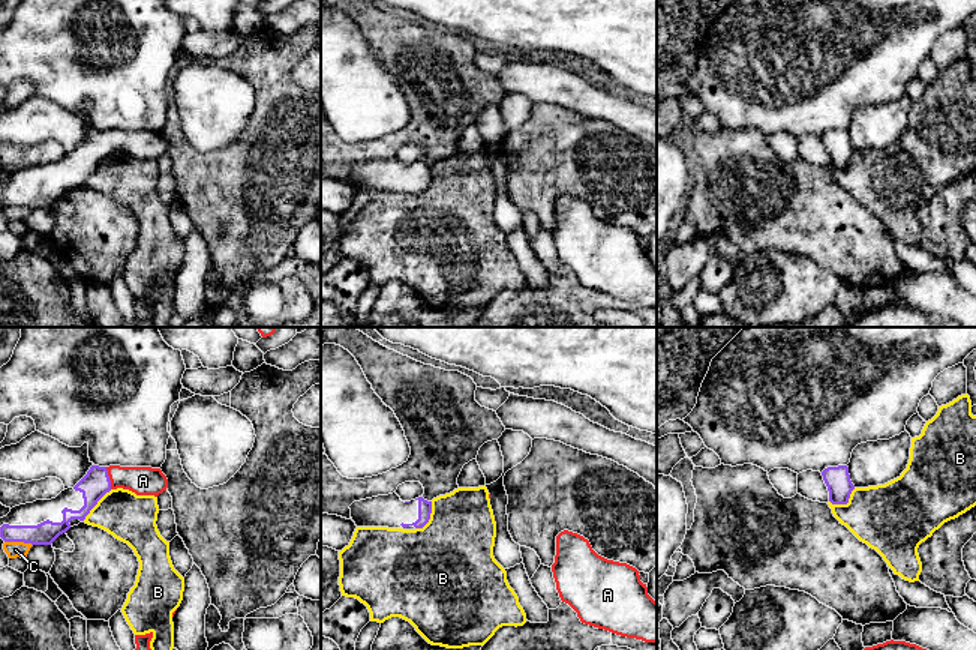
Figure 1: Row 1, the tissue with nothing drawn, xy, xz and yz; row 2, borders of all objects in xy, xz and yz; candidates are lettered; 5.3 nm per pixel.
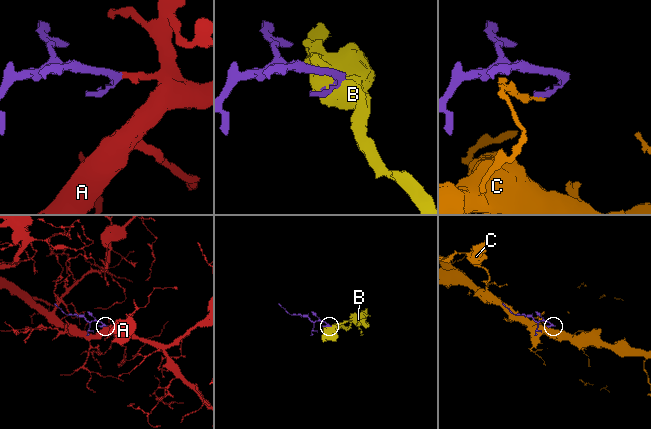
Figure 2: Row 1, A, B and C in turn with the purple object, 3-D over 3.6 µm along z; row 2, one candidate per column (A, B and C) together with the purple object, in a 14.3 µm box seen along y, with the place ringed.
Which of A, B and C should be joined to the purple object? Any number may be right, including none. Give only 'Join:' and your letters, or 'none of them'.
Join: A

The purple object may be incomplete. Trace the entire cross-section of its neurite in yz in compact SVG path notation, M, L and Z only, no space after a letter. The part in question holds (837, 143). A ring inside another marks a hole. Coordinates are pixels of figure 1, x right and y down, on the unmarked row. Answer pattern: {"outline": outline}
{"outline": "M828 131L822 135L832 168L847 168L855 149L850 144L849 131Z"}

